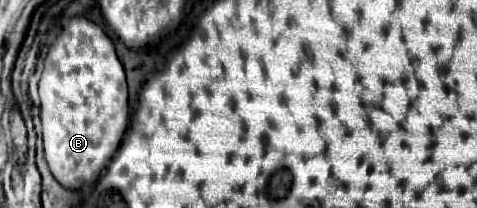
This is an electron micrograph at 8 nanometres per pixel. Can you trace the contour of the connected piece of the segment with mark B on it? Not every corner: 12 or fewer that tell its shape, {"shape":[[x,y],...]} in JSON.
{"shape":[[74,16],[40,78],[44,156],[96,182],[130,117],[106,32]]}

